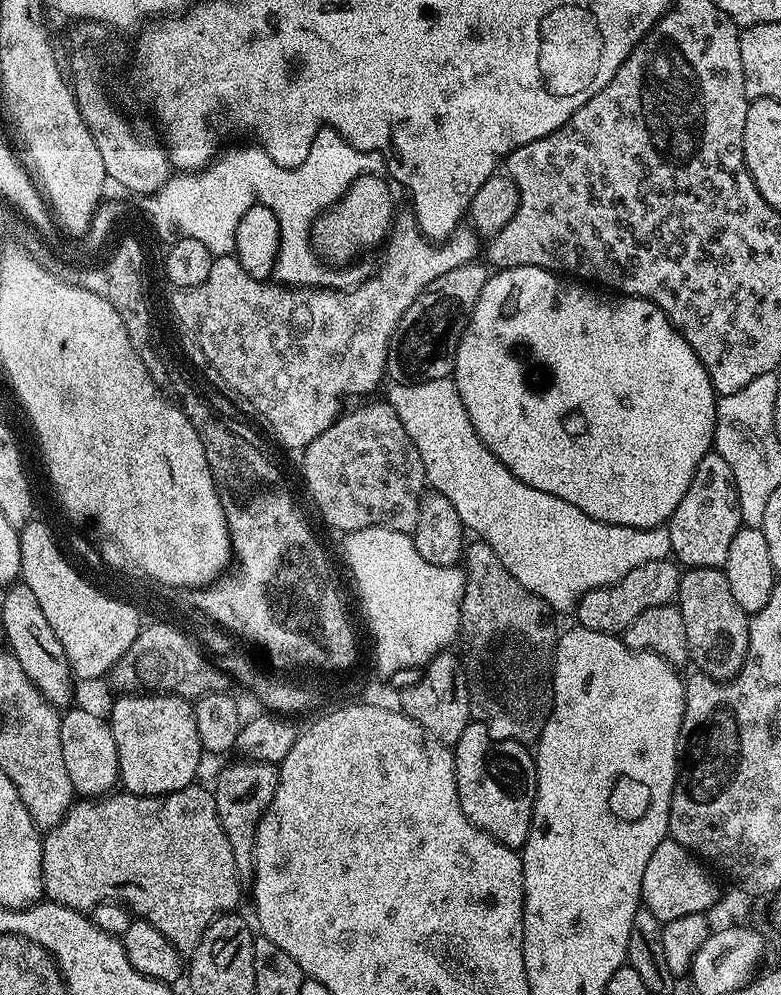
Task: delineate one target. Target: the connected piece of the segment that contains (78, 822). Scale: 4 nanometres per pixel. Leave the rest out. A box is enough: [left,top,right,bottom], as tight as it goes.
[42,782,242,954]

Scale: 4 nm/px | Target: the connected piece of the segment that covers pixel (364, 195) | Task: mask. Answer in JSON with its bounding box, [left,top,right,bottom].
[312,173,396,264]

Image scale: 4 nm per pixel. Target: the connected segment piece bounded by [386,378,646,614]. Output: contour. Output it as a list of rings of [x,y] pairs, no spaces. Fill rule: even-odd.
[[[438,378],[430,382],[418,382],[417,384],[393,383],[391,387],[392,389],[386,396],[386,402],[392,407],[394,414],[398,414],[398,422],[402,422],[402,426],[406,426],[406,434],[410,434],[410,442],[414,442],[414,446],[422,458],[424,478],[430,485],[431,491],[443,494],[449,500],[450,506],[454,506],[454,510],[458,510],[458,518],[462,518],[465,529],[470,530],[473,537],[484,540],[486,546],[490,546],[490,550],[494,550],[494,554],[498,554],[502,566],[506,566],[506,570],[510,570],[510,574],[514,574],[514,578],[518,578],[518,582],[522,582],[522,586],[526,586],[526,590],[538,594],[538,598],[546,601],[553,613],[571,613],[575,609],[576,603],[590,590],[598,590],[611,584],[617,584],[622,578],[626,578],[626,574],[630,574],[628,568],[638,570],[638,566],[646,566],[646,561],[636,560],[636,564],[620,564],[620,568],[624,568],[624,572],[616,572],[616,556],[620,556],[620,552],[624,552],[624,560],[628,560],[628,548],[644,548],[644,544],[628,544],[628,529],[630,526],[607,524],[601,520],[590,518],[590,514],[582,514],[582,510],[578,510],[578,506],[570,506],[570,502],[562,502],[562,498],[554,498],[554,494],[546,494],[546,490],[534,490],[534,486],[526,486],[526,482],[514,478],[514,474],[510,474],[510,470],[506,470],[506,466],[502,466],[500,459],[481,442],[480,436],[474,430],[474,422],[470,422],[470,414],[466,414],[466,406],[462,406],[462,394],[458,394],[458,386],[455,380]]]

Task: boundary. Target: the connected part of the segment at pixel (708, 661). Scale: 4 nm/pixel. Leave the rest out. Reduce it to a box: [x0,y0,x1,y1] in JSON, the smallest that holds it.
[675,568,749,680]

